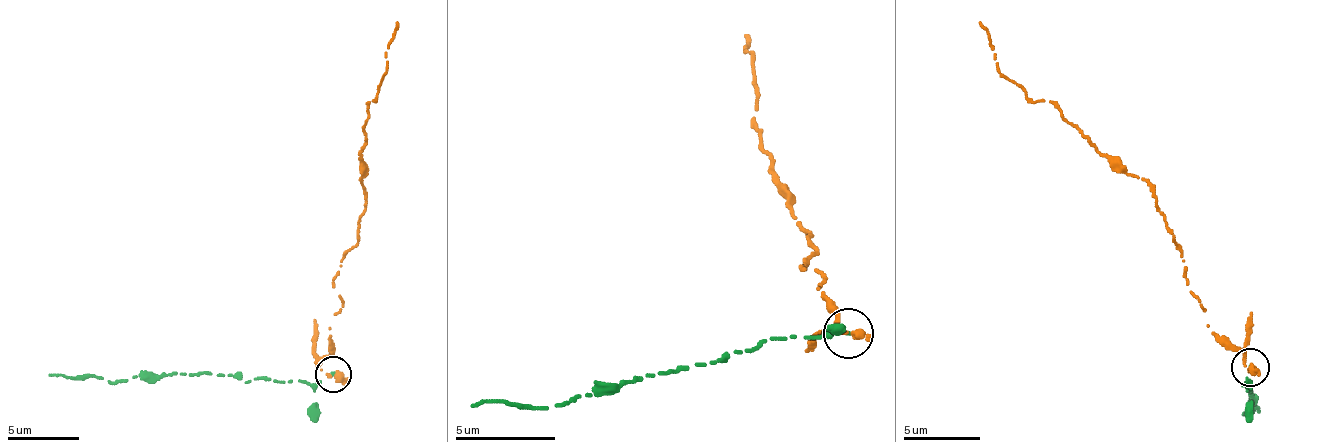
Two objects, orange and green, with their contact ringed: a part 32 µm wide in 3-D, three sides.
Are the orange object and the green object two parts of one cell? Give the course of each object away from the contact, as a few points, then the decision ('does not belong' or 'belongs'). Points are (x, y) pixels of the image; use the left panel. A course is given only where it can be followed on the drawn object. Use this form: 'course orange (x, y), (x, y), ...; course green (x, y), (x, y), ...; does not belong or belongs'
course orange (332, 376), (322, 362), (343, 306), (335, 286), (357, 242), (370, 101), (397, 21); course green (332, 373), (317, 383), (244, 383), (218, 373), (144, 373), (116, 381), (50, 376); does not belong

